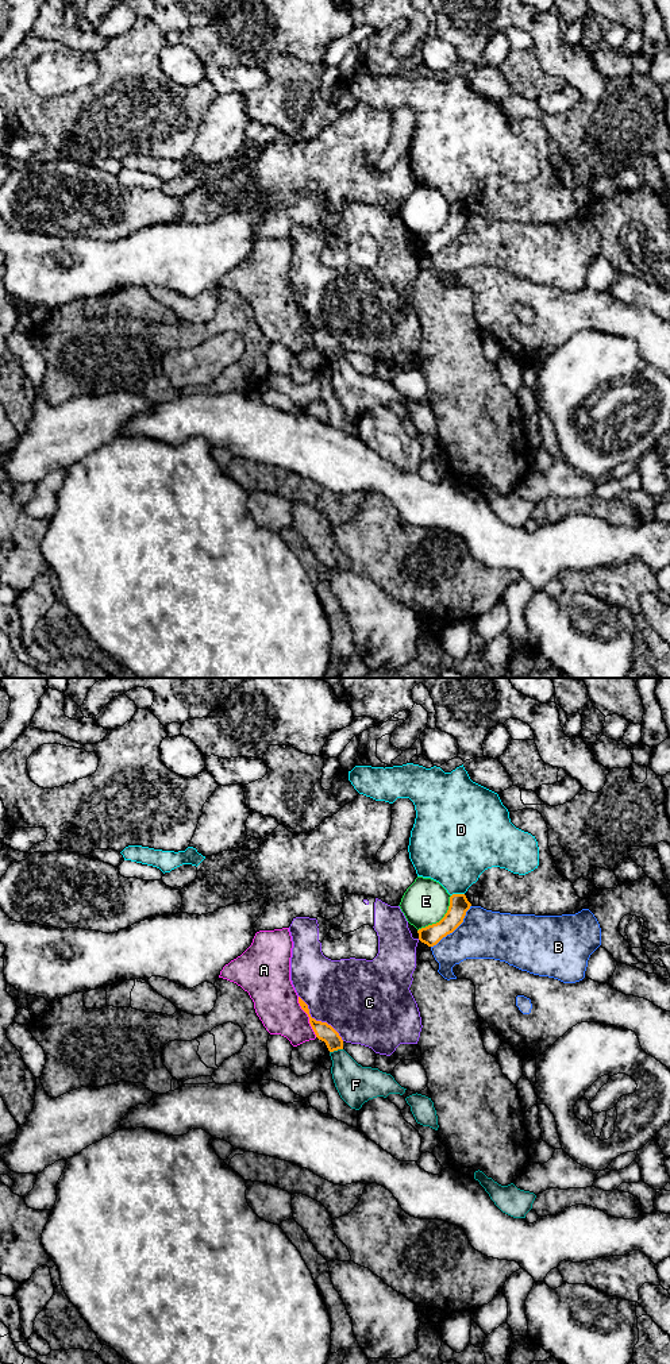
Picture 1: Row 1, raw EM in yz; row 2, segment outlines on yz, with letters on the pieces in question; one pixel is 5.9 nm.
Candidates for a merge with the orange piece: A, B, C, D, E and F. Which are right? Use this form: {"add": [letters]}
{"add": ["F"]}

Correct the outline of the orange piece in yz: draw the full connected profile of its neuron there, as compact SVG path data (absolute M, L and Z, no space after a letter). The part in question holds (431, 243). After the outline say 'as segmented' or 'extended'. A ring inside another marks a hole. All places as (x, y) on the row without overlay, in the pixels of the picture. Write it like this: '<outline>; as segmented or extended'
M453 203L444 226L432 234L417 239L419 248L428 255L436 254L443 246L453 242L462 231L471 212L465 203Z; as segmented

